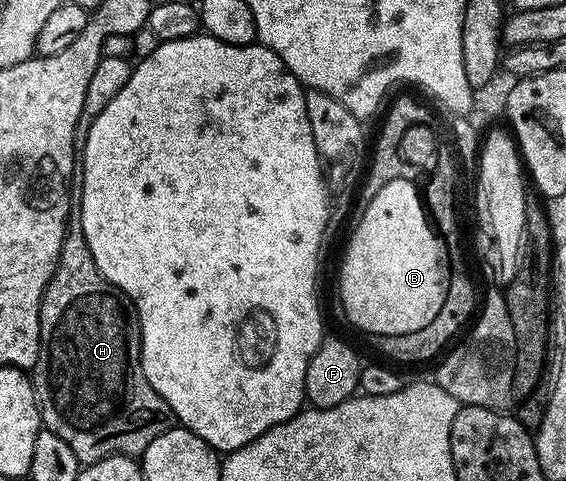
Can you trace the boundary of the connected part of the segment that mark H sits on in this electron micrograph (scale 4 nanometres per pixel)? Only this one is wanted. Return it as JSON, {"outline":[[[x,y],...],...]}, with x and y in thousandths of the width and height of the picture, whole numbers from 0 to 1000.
{"outline":[[[187,119],[170,137],[163,162],[155,162],[155,187],[148,193],[148,220],[141,227],[141,245],[134,245],[134,279],[127,279],[127,370],[124,372],[124,426],[117,455],[117,484],[106,511],[102,549],[95,555],[92,578],[71,628],[71,711],[74,726],[64,761],[57,767],[60,825],[67,832],[67,852],[80,896],[113,911],[127,944],[134,944],[140,967],[168,965],[193,948],[249,950],[251,938],[274,911],[283,911],[309,879],[307,854],[269,811],[261,786],[254,786],[251,767],[251,705],[244,653],[235,630],[210,599],[193,590],[173,568],[148,497],[145,476],[145,380],[148,378],[148,304],[163,254],[212,195],[212,185],[226,173],[231,127],[219,119]]]}

